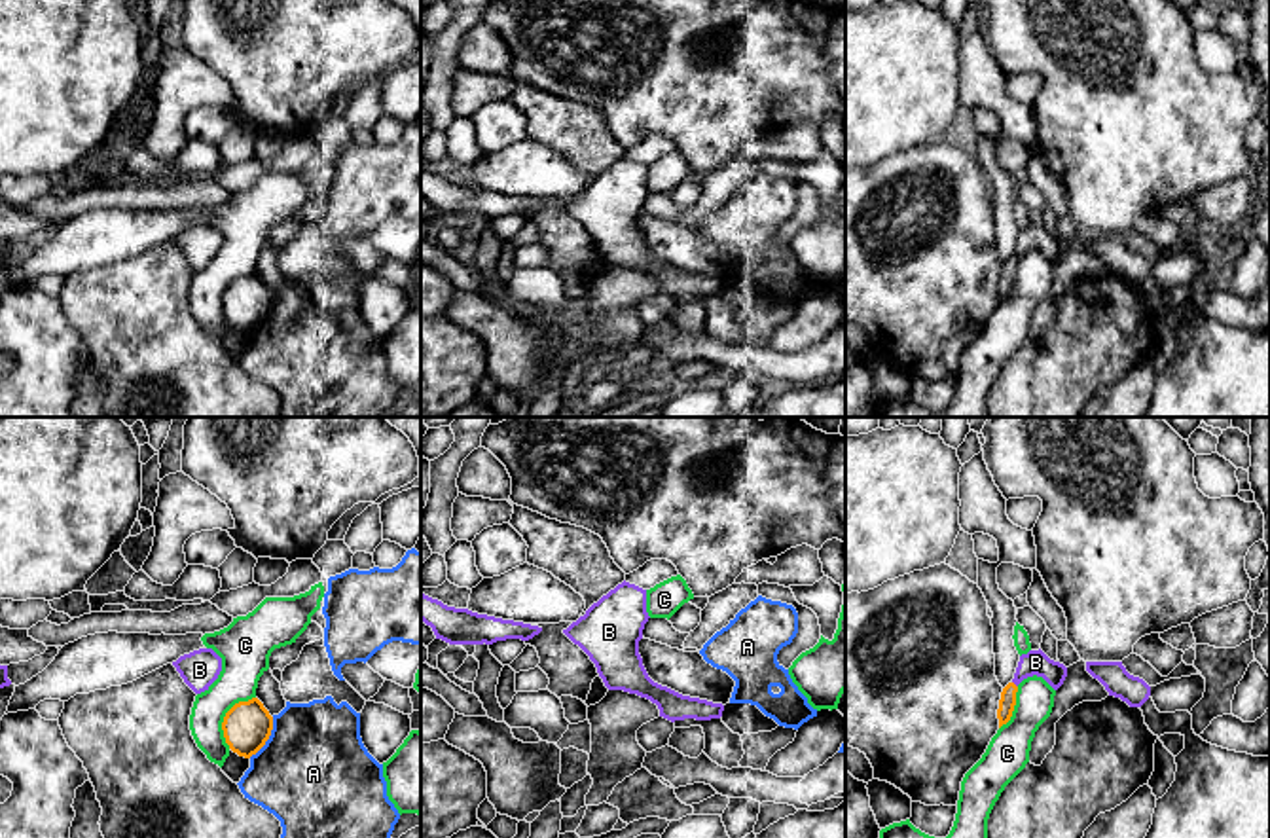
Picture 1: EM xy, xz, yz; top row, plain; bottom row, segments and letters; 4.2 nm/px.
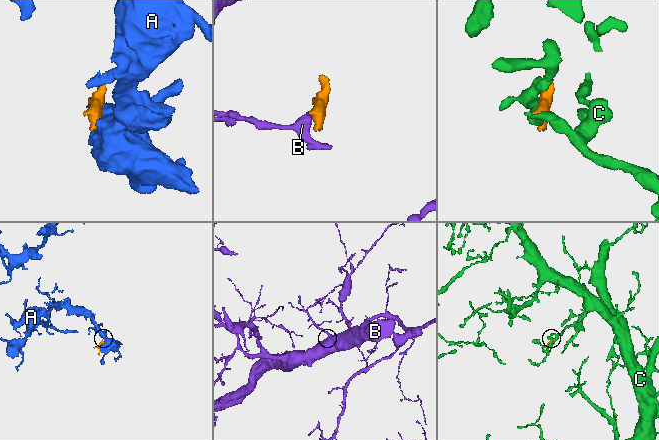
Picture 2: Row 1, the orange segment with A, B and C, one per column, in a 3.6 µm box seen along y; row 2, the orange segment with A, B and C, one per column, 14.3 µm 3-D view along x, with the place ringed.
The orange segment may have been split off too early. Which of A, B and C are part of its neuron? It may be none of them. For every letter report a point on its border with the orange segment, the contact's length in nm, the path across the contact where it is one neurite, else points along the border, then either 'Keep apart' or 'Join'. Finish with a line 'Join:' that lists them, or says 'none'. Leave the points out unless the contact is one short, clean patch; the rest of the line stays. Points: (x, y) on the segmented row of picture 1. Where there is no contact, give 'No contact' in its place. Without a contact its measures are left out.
A: Touches orange at xy (268, 738). Shared border 200 nm. Keep apart
B: Touches orange at yz (1015, 685). Shared border 40 nm. Path across: yz (1007, 702), (1015, 685), (1035, 662). Join
C: Touches orange at xy (224, 717). Shared border 260 nm. Keep apart
Join: B

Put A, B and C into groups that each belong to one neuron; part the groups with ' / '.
A / B / C

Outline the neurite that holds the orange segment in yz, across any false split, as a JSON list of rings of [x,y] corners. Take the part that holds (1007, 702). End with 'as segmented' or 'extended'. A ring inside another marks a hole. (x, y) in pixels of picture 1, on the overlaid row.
[[[1041,648],[1022,654],[1014,679],[1001,692],[997,709],[999,728],[1012,717],[1018,684],[1033,675],[1043,677],[1054,690],[1058,690],[1067,677],[1067,667],[1060,662],[1050,660]]]; extended

